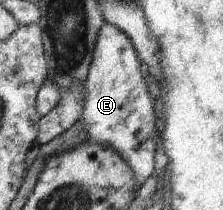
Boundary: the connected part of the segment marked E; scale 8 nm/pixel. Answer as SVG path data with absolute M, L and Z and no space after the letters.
M107 23L100 32L94 61L86 80L86 103L84 118L90 140L111 145L127 159L138 174L140 186L145 184L157 170L160 131L157 128L155 100L143 76L143 62L134 40L126 31L113 23Z

